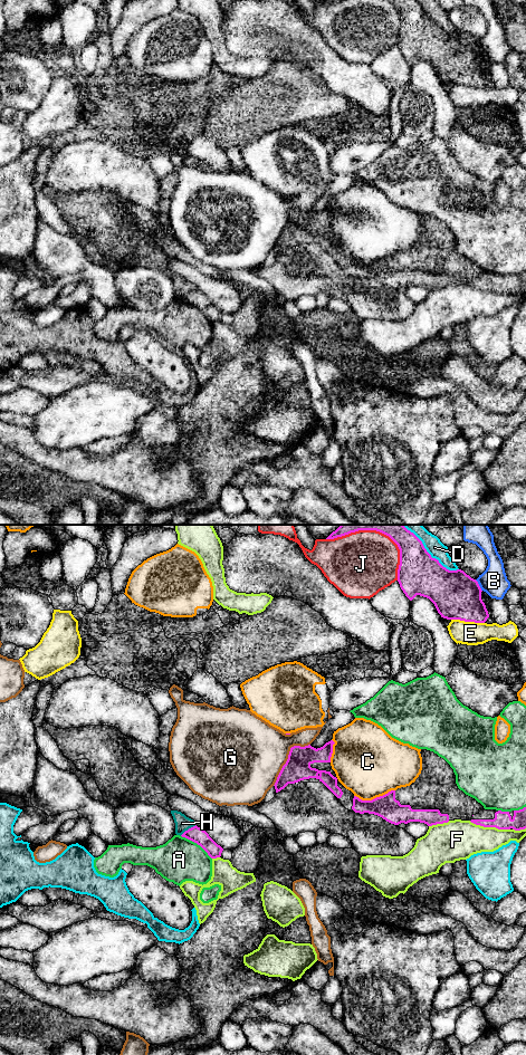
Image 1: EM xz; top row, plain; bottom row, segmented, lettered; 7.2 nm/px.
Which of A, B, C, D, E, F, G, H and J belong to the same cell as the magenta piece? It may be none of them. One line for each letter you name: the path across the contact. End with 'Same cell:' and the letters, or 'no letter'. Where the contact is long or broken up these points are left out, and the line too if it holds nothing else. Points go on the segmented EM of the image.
Same cell: no letter

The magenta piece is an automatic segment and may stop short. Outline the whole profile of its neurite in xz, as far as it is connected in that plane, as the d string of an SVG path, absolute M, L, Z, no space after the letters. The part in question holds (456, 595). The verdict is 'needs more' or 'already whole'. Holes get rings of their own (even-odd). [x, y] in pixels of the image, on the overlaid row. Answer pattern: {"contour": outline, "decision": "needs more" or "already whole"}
{"contour": "M341 525L326 539L334 539L358 530L376 530L389 536L400 549L398 582L405 596L412 601L417 595L429 598L441 617L465 622L485 623L489 617L481 600L478 582L463 570L449 570L438 559L432 558L422 541L403 525Z", "decision": "already whole"}

